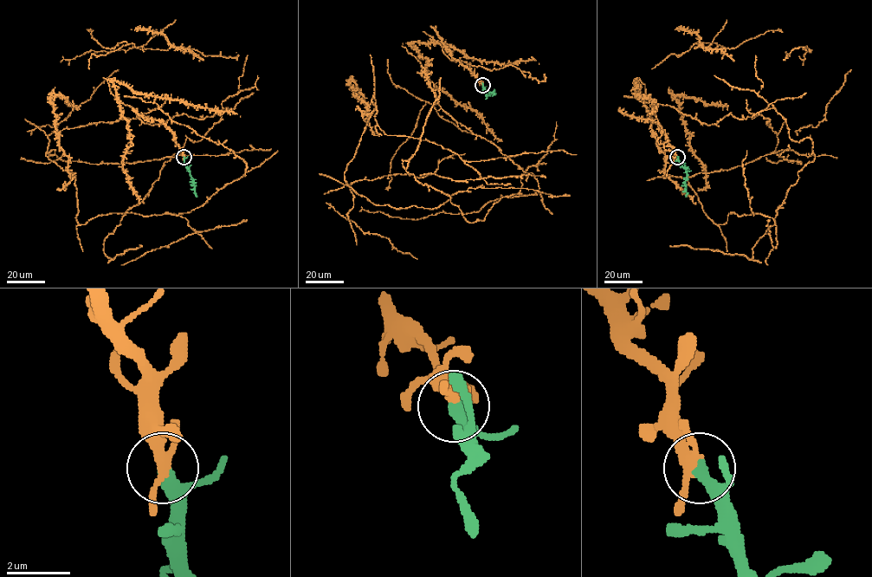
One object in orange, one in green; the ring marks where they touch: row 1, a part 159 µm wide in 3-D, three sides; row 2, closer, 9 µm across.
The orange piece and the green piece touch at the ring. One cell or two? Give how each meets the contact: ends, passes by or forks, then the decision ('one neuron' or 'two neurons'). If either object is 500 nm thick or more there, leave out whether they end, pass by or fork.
orange passes by; green ends there; one neuron

